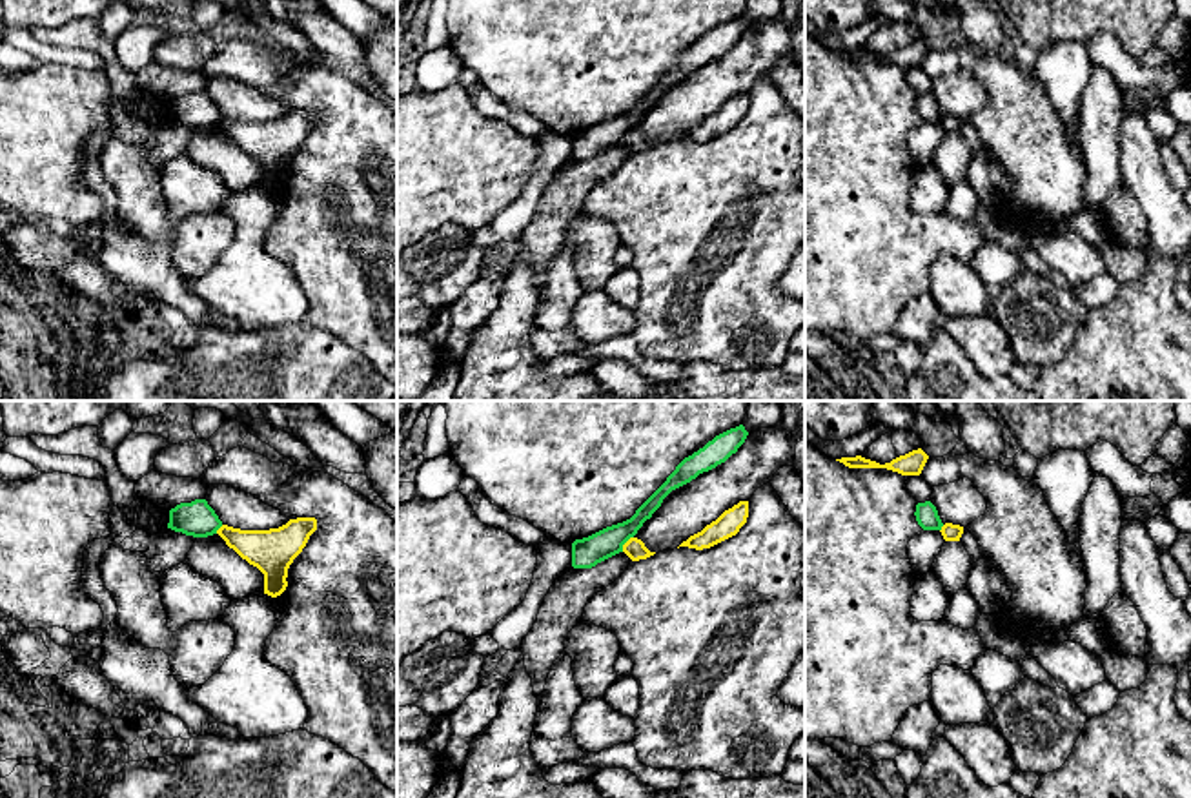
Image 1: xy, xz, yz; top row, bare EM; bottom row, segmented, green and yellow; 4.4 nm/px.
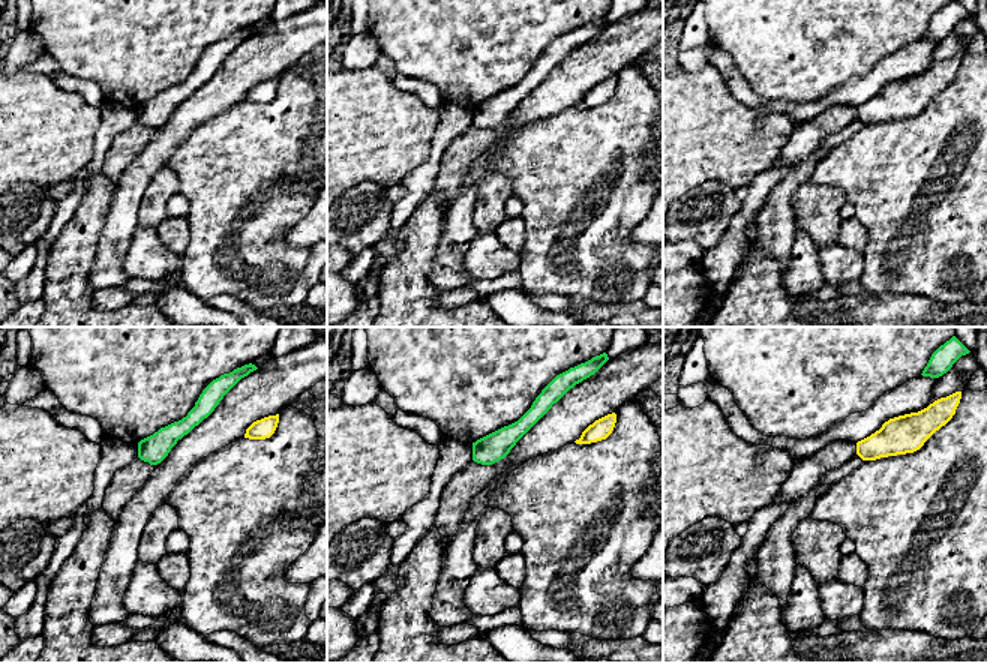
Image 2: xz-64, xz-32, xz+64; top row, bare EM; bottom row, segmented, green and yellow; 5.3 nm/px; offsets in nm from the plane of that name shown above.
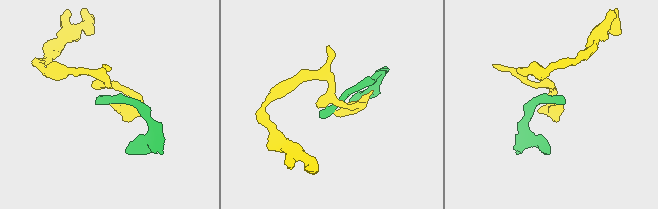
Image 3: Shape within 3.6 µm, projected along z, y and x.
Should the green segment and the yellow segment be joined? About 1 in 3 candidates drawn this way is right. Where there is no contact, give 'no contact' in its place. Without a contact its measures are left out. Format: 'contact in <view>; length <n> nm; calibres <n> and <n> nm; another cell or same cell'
contact in xz; length 90 nm; calibres 140 and 90 nm; another cell

